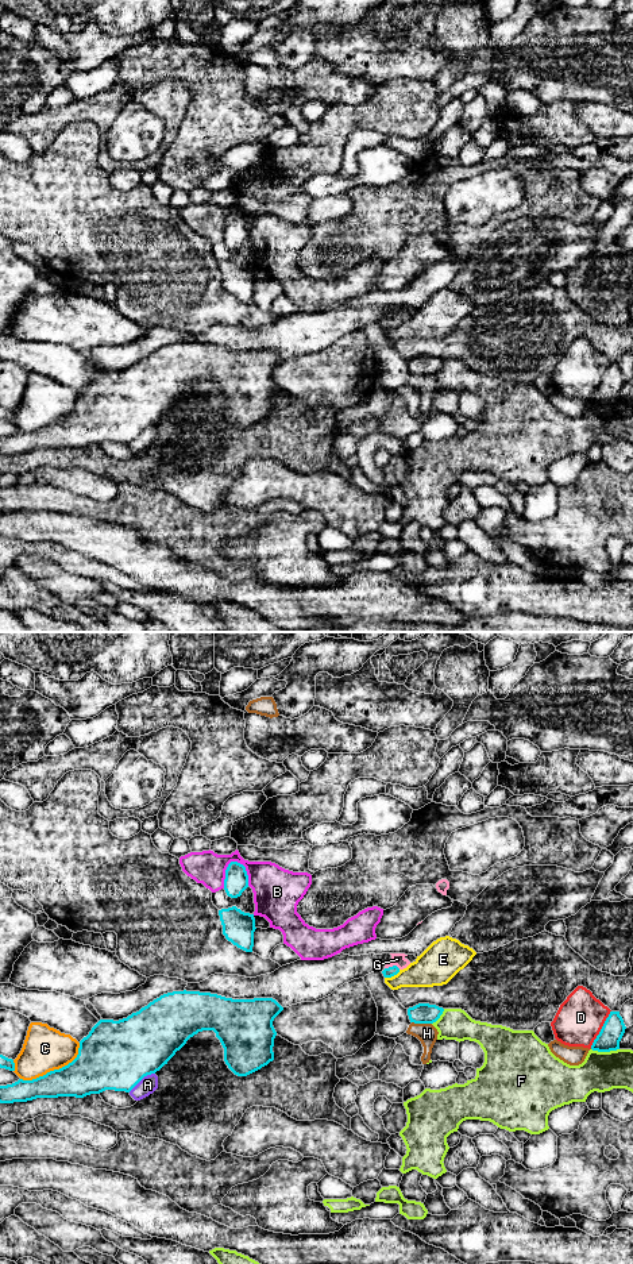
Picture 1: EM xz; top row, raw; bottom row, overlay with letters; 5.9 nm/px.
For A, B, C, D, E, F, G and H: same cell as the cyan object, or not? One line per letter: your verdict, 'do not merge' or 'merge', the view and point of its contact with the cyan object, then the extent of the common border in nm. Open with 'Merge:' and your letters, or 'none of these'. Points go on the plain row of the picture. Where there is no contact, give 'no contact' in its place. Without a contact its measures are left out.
Merge: G, H
A: do not merge | xz (141, 431) | 200 nm
B: do not merge | xz (226, 222) | 190 nm
C: do not merge | xz (54, 422) | 420 nm
D: do not merge | xz (601, 381) | 260 nm
E: do not merge | xz (392, 327) | 110 nm
F: do not merge | xz (605, 403) | 170 nm
G: merge | xz (393, 318) | 100 nm
H: merge | xz (421, 374) | 120 nm

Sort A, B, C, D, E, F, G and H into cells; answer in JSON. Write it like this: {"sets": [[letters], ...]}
{"sets": [["A"], ["B"], ["C"], ["D"], ["E"], ["F"], ["G", "H"]]}

